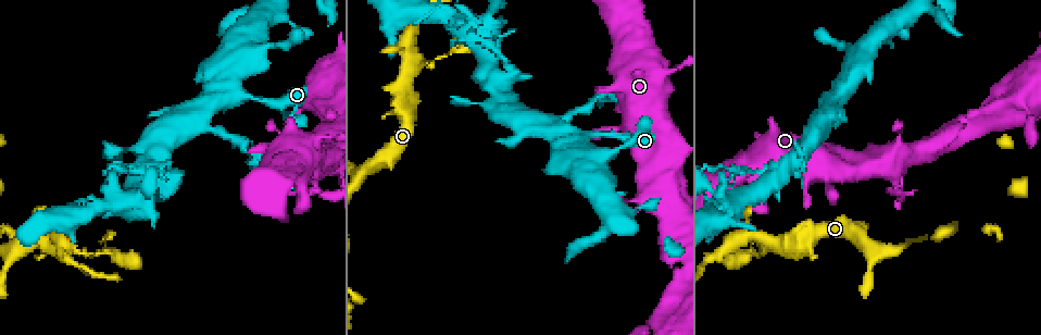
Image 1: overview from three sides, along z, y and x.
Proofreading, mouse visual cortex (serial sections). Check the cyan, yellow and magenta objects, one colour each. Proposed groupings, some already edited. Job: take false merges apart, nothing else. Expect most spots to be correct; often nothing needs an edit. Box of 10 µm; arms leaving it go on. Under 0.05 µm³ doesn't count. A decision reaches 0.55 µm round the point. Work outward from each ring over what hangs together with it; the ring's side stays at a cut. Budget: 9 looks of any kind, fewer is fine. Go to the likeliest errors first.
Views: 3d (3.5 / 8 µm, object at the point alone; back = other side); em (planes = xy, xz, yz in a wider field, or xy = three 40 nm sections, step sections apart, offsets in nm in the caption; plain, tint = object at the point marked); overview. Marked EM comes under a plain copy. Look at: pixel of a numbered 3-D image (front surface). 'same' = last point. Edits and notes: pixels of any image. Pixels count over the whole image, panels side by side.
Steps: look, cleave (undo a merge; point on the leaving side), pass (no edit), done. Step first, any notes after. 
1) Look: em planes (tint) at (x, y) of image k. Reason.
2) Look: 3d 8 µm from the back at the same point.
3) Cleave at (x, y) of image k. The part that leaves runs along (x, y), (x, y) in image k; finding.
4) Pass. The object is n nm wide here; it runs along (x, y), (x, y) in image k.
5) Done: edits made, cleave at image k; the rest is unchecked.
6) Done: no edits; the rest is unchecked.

Look: 3d 8 µm at (754, 255) of image 1.

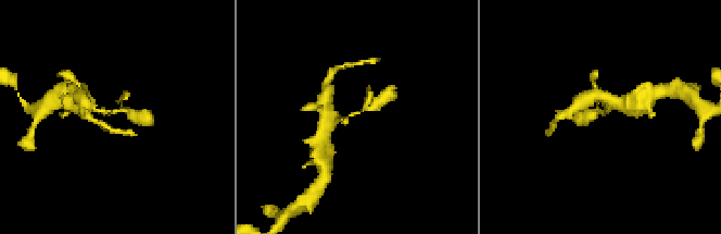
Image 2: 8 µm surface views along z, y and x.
Look: em xy step 3 (tint) at the same point.

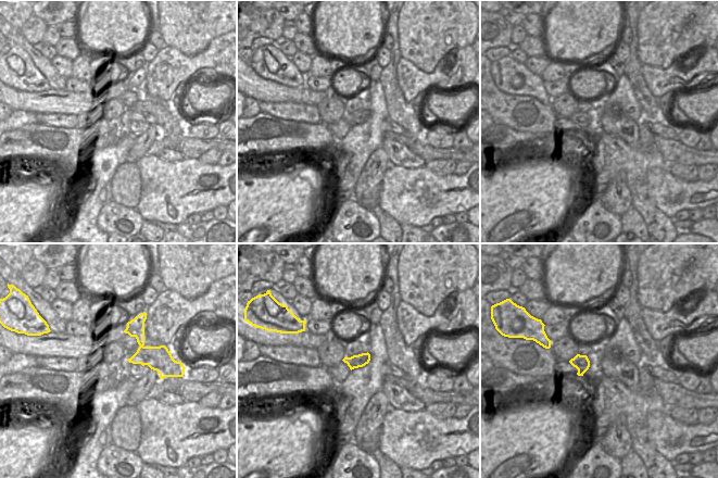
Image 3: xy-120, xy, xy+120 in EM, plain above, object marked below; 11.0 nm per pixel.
Pass. It runs along (135, 324), (142, 349), (161, 370) in image 3; all the same cell.

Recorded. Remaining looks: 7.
Look: 3d 8 µm at (231, 97) of image 1. Looks like a crossing.

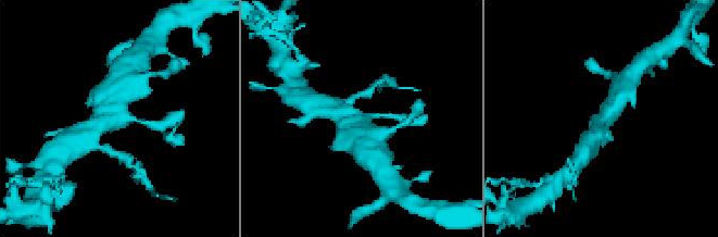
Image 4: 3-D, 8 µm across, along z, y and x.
Look: em xy step 2 (tint) at the same point. 4 arms meet here; the arms are 150, 450, 450, 600 nm wide.

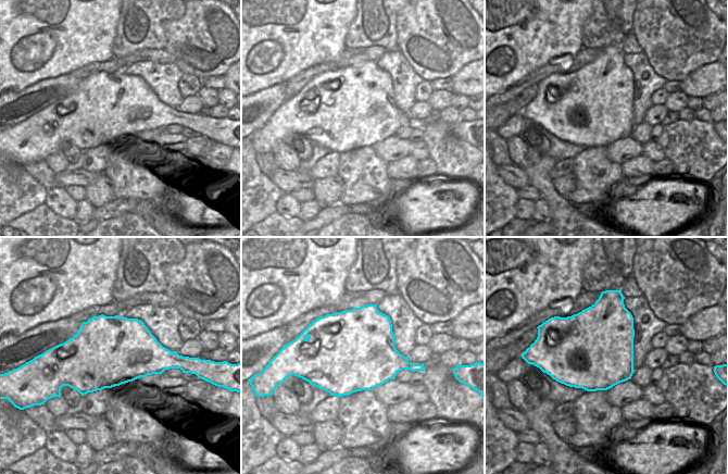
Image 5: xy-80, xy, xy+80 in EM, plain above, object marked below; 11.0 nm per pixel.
Pass. One cell here.

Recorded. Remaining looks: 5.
Look: 3d 3.5 µm at (127, 148) of image 1. Thin neck.

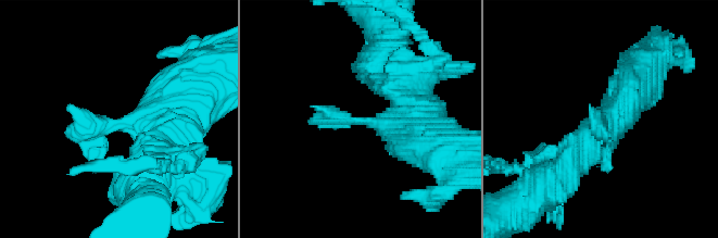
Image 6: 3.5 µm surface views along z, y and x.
Look: em xy step 5 (tint) at (116, 123) of image 6. Now the EM.

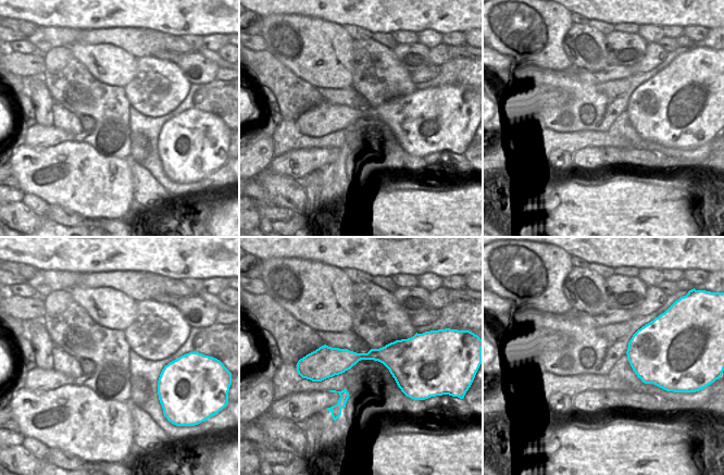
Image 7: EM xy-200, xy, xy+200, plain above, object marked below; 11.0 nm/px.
Pass. It runs along (408, 352), (361, 355), (314, 365) in image 7; one cell here.

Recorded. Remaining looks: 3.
Look: 3d 8 µm at (314, 180) of image 1.

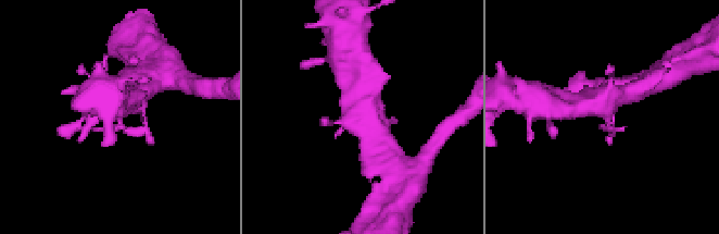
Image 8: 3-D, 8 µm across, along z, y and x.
Look: em xy step 5 (tint) at the same point. Need the tissue.

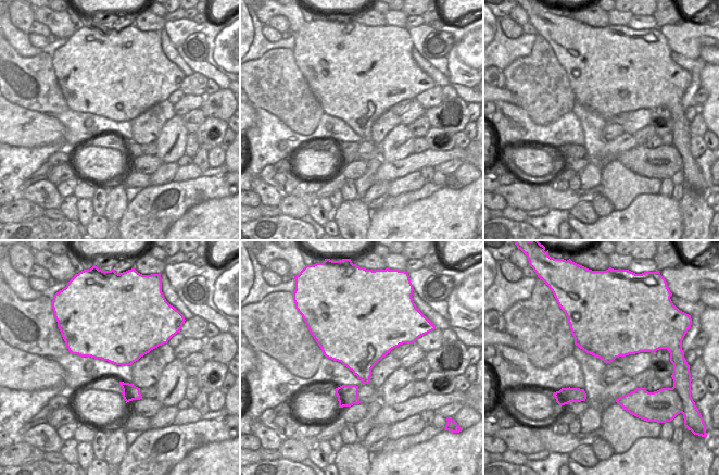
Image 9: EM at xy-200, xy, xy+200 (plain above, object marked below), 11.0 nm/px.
Pass. The object is 650 nm wide here; it runs along (363, 84), (364, 116), (376, 142) in image 8; continuous, no second cell.

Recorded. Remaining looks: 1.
Done: no edits; the rest is unchecked.

